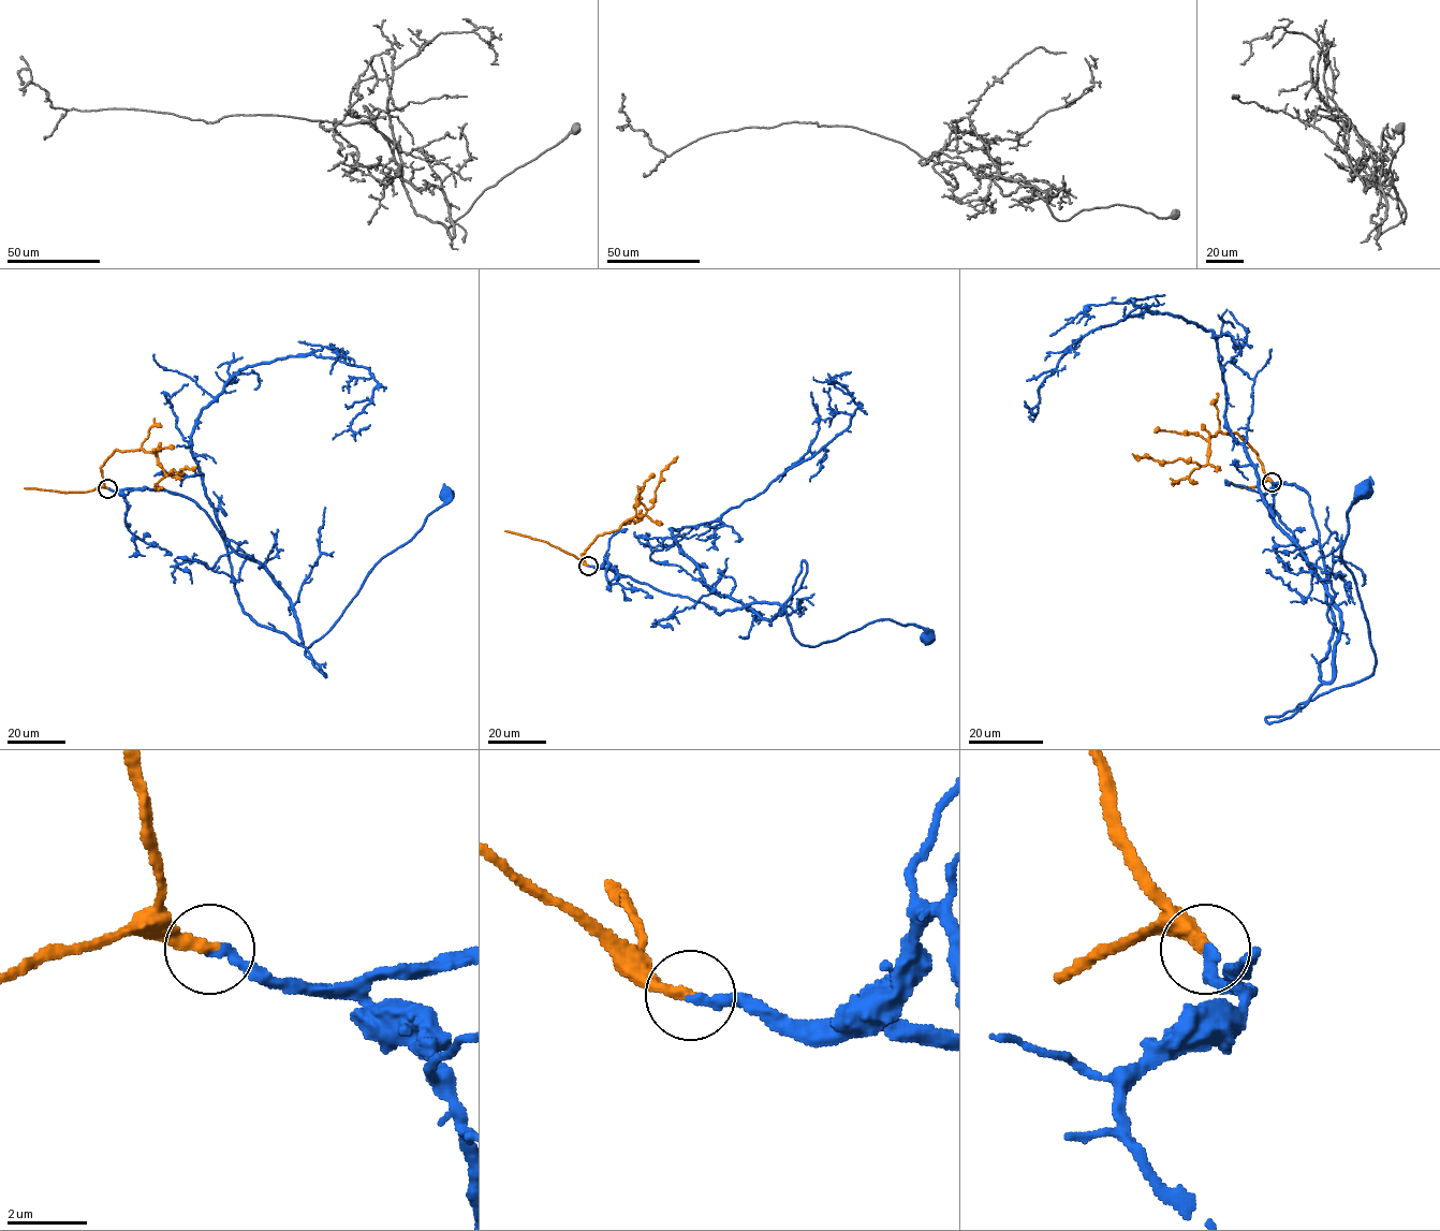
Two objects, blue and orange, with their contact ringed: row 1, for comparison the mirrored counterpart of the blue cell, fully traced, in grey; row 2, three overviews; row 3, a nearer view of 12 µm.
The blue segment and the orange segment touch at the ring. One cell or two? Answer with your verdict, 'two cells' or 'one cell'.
one cell

